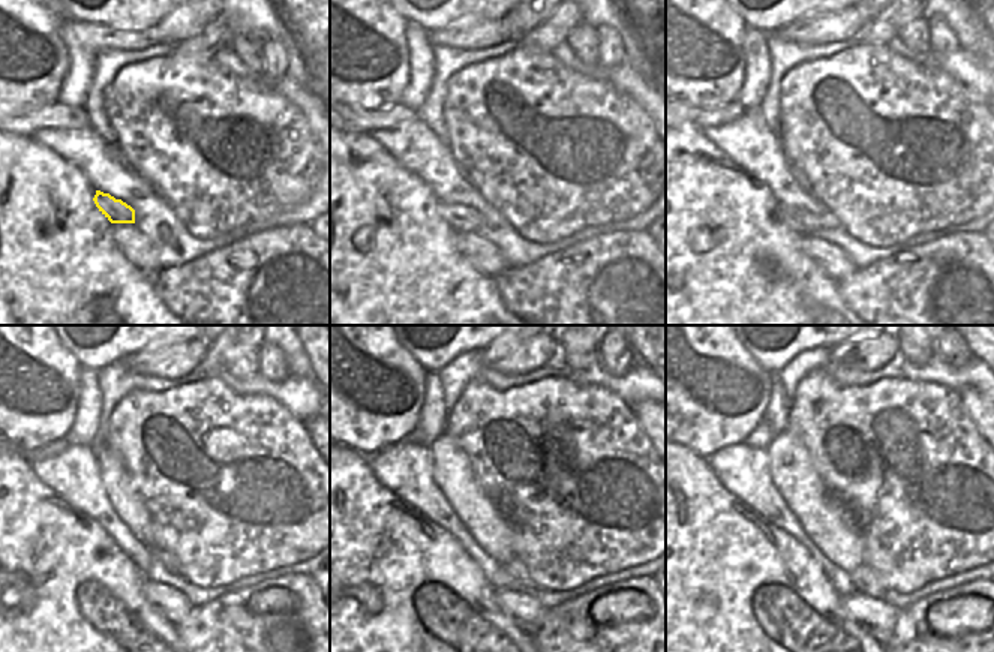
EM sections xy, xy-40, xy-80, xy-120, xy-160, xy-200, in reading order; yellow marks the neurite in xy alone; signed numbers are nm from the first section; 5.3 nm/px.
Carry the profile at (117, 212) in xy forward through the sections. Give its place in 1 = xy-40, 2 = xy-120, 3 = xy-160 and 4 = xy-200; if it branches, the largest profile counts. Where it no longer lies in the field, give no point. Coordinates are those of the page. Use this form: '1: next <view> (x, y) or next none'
1: next xy-40 (462, 218)
2: next xy-120 (164, 558)
3: next xy-160 (525, 583)
4: next xy-200 (865, 580)

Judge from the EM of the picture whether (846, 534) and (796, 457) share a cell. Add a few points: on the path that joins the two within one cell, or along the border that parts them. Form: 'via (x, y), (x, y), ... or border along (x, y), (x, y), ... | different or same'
via (826, 514), (802, 490), (796, 477) | same

